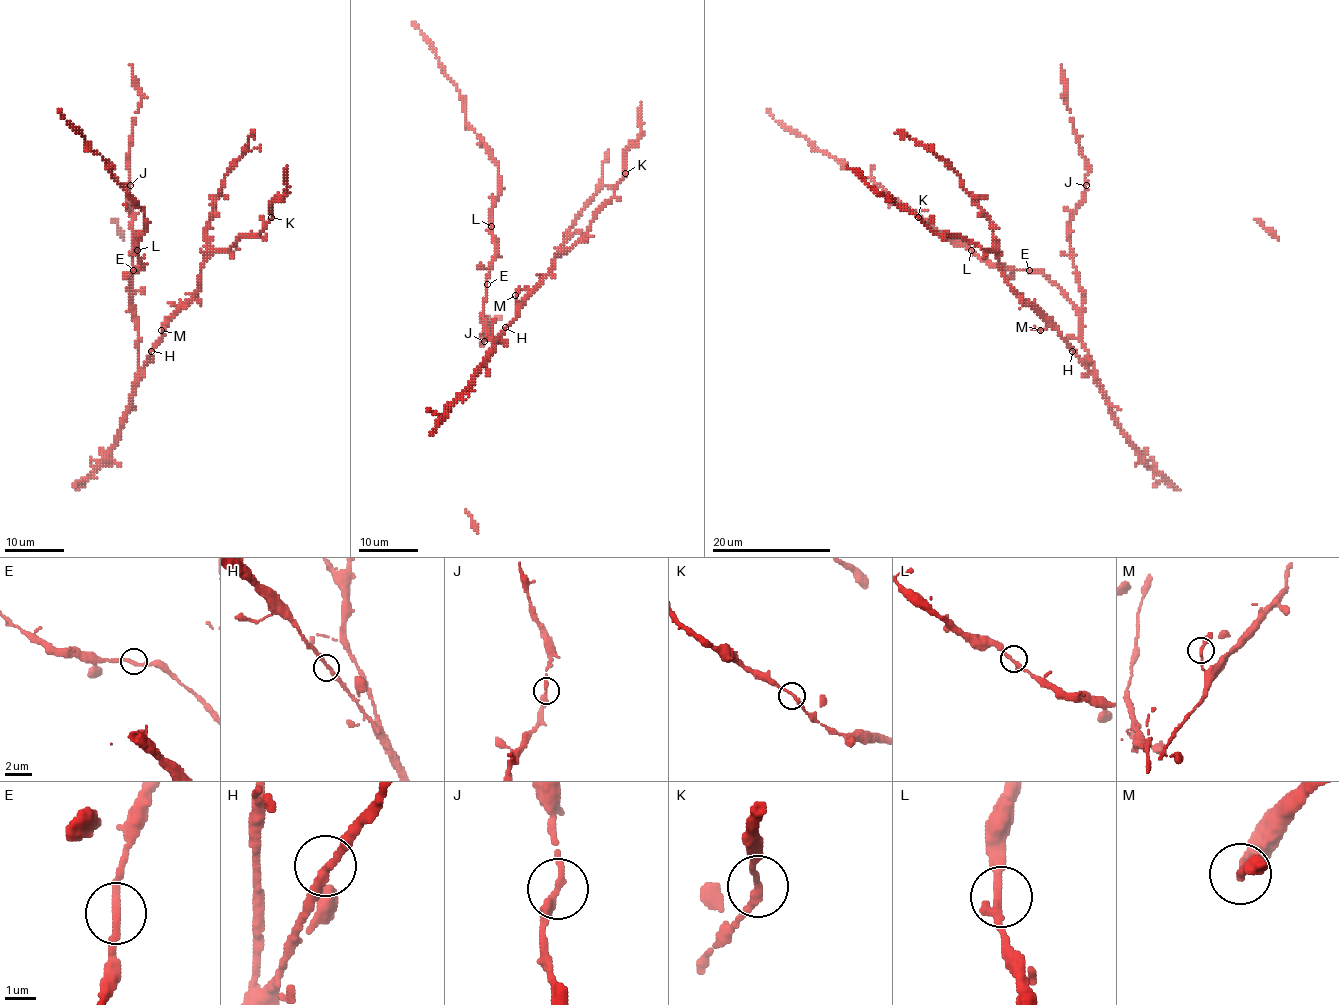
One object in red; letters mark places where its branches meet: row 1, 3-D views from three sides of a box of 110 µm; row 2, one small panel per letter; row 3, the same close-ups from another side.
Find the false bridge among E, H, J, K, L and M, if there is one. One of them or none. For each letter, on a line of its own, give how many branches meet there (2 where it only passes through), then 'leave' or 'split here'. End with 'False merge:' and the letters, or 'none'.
E: branches 2; leave
H: branches 2; leave
J: branches 2; leave
K: branches 2; leave
L: branches 2; leave
M: branches 2; leave
False merge: none

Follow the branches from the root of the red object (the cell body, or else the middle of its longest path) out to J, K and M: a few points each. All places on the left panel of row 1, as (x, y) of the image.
J: (137, 325), (132, 282), (133, 212), (127, 199), (130, 186)
K: (137, 325), (139, 374), (163, 330), (192, 297), (203, 263), (240, 238), (256, 236), (271, 217)
M: (137, 325), (139, 374), (152, 348), (161, 339), (163, 325), (161, 330)

